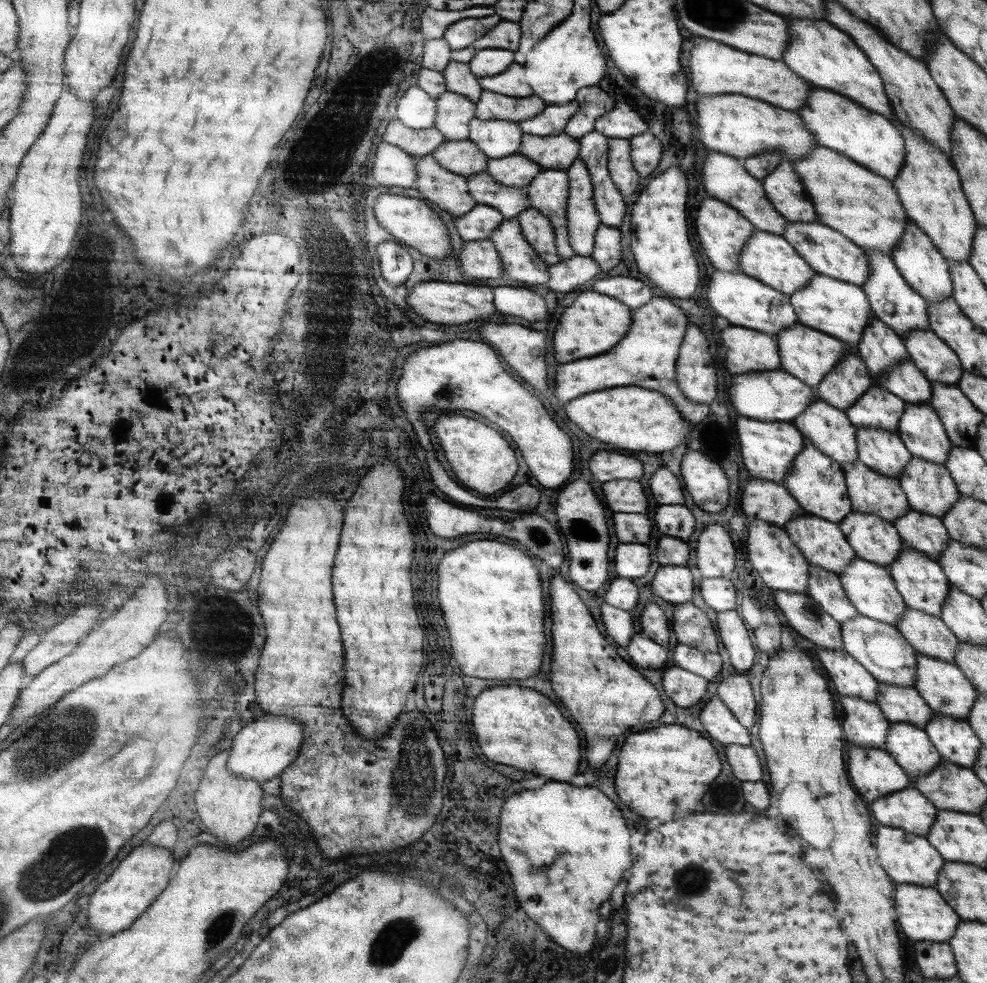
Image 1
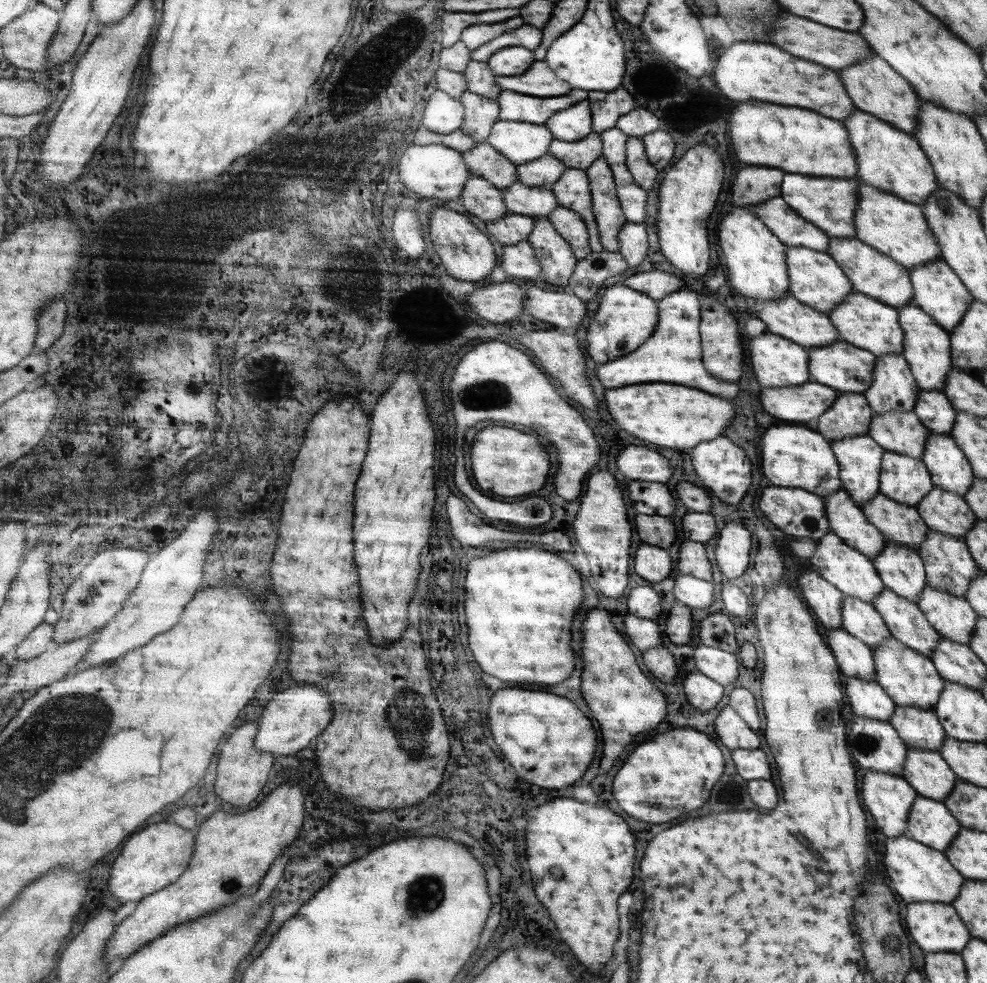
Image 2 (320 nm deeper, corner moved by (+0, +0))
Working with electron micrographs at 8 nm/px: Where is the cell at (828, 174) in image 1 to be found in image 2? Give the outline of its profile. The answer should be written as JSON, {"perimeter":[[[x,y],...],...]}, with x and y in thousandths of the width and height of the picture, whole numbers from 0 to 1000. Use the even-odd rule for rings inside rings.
{"perimeter":[[[872,187],[872,212],[868,212],[868,228],[865,228],[867,243],[904,261],[918,274],[952,264],[952,250],[933,211]]]}

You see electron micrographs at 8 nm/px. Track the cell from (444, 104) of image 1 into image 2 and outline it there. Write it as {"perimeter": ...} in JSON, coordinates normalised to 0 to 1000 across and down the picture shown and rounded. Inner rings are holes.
{"perimeter":[[[471,93],[466,102],[470,108],[470,124],[464,130],[482,145],[492,144],[499,126],[505,123],[507,108],[493,99]]]}

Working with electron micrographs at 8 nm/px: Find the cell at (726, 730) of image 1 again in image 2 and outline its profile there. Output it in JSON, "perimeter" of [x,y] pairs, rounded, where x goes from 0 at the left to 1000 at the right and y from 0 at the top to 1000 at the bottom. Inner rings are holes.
{"perimeter":[[[738,716],[729,723],[724,732],[724,749],[730,751],[730,755],[739,763],[765,763],[769,761],[767,746],[755,737],[751,728]]]}

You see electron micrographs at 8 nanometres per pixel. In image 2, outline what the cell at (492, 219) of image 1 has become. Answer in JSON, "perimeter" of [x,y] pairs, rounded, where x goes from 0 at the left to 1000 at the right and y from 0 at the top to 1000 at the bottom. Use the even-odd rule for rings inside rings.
{"perimeter":[[[512,218],[512,221],[502,226],[493,226],[492,233],[509,250],[520,250],[533,245],[541,234],[541,223],[526,218]]]}

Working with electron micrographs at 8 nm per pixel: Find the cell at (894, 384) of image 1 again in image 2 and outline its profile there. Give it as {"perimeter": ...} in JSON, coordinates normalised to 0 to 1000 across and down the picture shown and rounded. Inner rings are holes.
{"perimeter":[[[936,397],[929,400],[925,419],[942,440],[963,443],[970,418],[953,398]]]}

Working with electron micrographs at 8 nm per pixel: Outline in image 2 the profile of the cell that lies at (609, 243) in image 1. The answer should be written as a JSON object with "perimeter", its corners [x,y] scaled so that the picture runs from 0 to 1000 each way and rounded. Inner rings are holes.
{"perimeter":[[[634,226],[625,237],[626,257],[637,271],[647,271],[656,258],[656,238],[652,228]]]}

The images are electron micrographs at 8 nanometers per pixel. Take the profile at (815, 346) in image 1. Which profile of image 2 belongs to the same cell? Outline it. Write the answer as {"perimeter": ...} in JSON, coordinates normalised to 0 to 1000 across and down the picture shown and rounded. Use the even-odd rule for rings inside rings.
{"perimeter":[[[847,346],[840,352],[819,355],[819,370],[822,387],[828,391],[838,392],[850,400],[867,400],[874,402],[879,397],[886,383],[888,362],[878,355]]]}

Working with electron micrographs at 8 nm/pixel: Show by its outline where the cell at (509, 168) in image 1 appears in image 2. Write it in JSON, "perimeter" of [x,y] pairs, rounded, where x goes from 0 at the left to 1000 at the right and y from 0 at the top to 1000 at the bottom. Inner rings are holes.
{"perimeter":[[[556,157],[532,167],[524,167],[524,179],[528,187],[557,193],[573,173],[573,168]]]}

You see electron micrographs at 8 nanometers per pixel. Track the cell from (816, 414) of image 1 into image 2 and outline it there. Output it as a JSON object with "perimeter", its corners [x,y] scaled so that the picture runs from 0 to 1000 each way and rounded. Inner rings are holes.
{"perimeter":[[[880,443],[851,446],[850,448],[843,448],[840,452],[849,469],[853,497],[863,506],[863,510],[869,516],[880,511],[892,501],[893,464],[897,458]]]}

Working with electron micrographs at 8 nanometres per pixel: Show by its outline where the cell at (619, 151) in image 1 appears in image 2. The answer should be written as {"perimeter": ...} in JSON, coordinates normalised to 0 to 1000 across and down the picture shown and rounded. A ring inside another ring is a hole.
{"perimeter":[[[636,139],[633,149],[634,170],[643,187],[646,187],[651,193],[659,193],[666,181],[666,171],[657,163],[652,143],[648,140]]]}

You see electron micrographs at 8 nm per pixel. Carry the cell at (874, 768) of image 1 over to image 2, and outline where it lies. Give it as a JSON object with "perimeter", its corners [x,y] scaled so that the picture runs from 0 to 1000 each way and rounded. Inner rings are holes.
{"perimeter":[[[876,783],[875,786],[872,806],[878,826],[884,830],[893,849],[898,850],[898,852],[914,850],[920,842],[922,822],[925,821],[926,814],[929,813],[931,808],[913,788],[882,783]]]}

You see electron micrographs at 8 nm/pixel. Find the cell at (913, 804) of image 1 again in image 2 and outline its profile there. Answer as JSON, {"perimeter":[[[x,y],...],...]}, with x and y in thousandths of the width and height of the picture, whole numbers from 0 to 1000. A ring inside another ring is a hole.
{"perimeter":[[[930,809],[922,822],[920,842],[915,850],[955,867],[973,843],[974,838],[969,831],[966,832],[957,818]]]}

